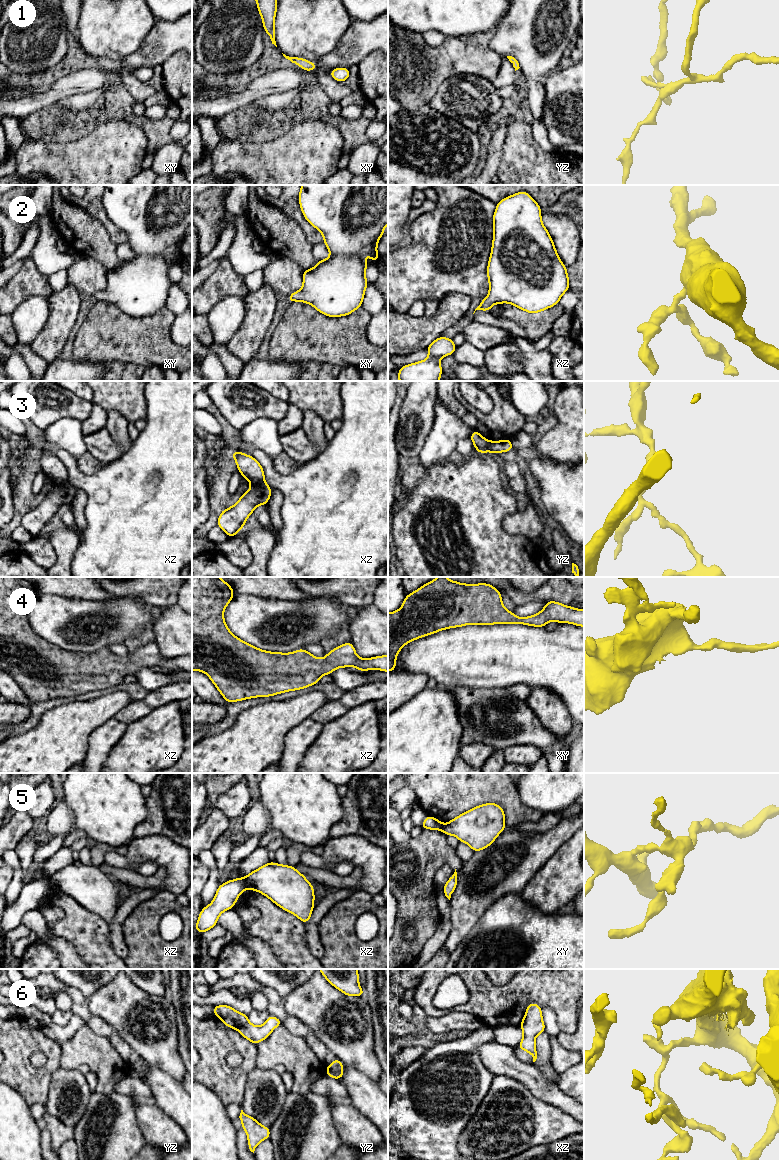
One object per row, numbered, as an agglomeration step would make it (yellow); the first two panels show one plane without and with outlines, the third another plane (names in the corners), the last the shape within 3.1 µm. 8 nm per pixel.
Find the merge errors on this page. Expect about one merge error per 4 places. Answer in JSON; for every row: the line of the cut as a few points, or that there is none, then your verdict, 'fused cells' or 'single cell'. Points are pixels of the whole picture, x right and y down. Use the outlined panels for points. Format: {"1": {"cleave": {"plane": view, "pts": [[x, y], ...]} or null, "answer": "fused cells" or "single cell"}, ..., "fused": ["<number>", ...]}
{"1": {"cleave": null, "answer": "single cell"}, "2": {"cleave": null, "answer": "single cell"}, "3": {"cleave": {"plane": "xz", "pts": [[263, 479], [251, 483]]}, "answer": "fused cells"}, "4": {"cleave": null, "answer": "single cell"}, "5": {"cleave": {"plane": "xz", "pts": [[244, 878], [247, 887]]}, "answer": "fused cells"}, "6": {"cleave": null, "answer": "single cell"}, "fused": ["3", "5"]}

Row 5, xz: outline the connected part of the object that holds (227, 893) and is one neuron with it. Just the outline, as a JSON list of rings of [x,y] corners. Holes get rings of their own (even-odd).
[[[244,877],[229,880],[219,885],[215,897],[210,905],[202,908],[195,929],[200,934],[213,928],[220,914],[233,909],[240,894],[247,889]]]

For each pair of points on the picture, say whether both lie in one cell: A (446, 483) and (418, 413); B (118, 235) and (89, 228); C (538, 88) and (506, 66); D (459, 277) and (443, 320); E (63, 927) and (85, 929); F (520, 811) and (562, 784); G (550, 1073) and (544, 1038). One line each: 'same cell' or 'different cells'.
A: different cells
B: different cells
C: different cells
D: different cells
E: same cell
F: different cells
G: same cell

